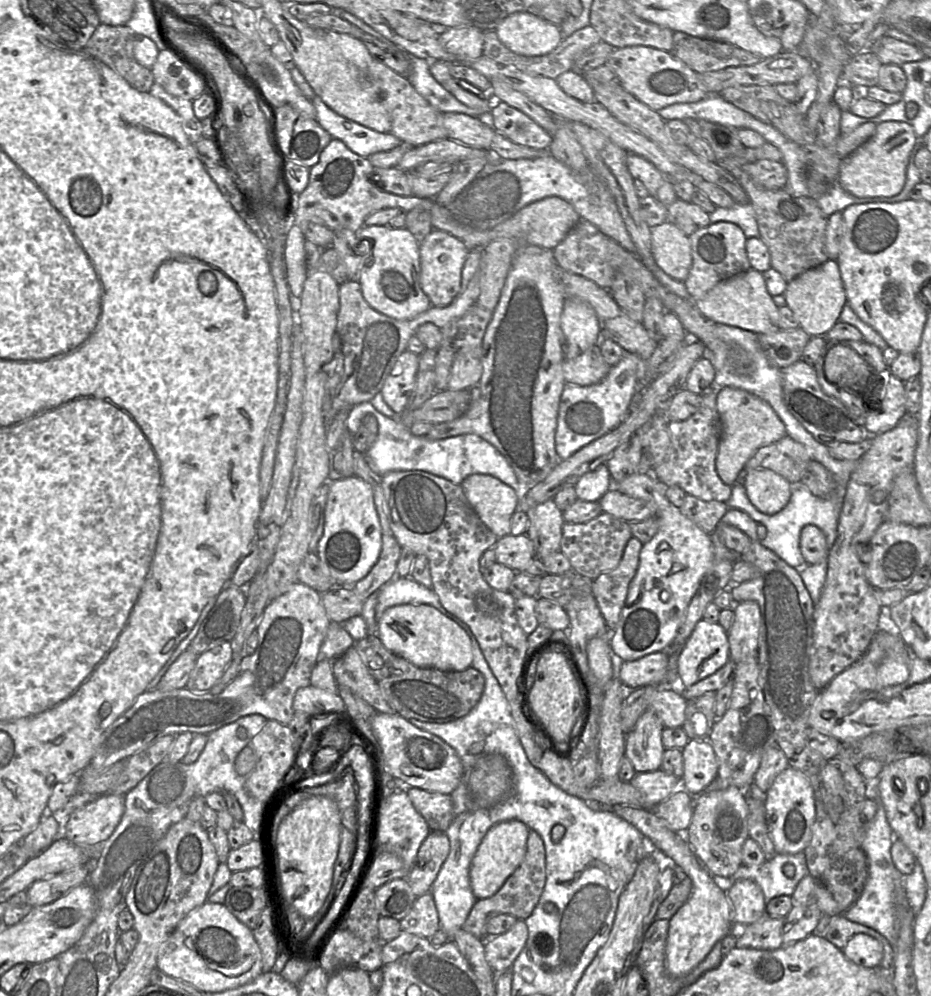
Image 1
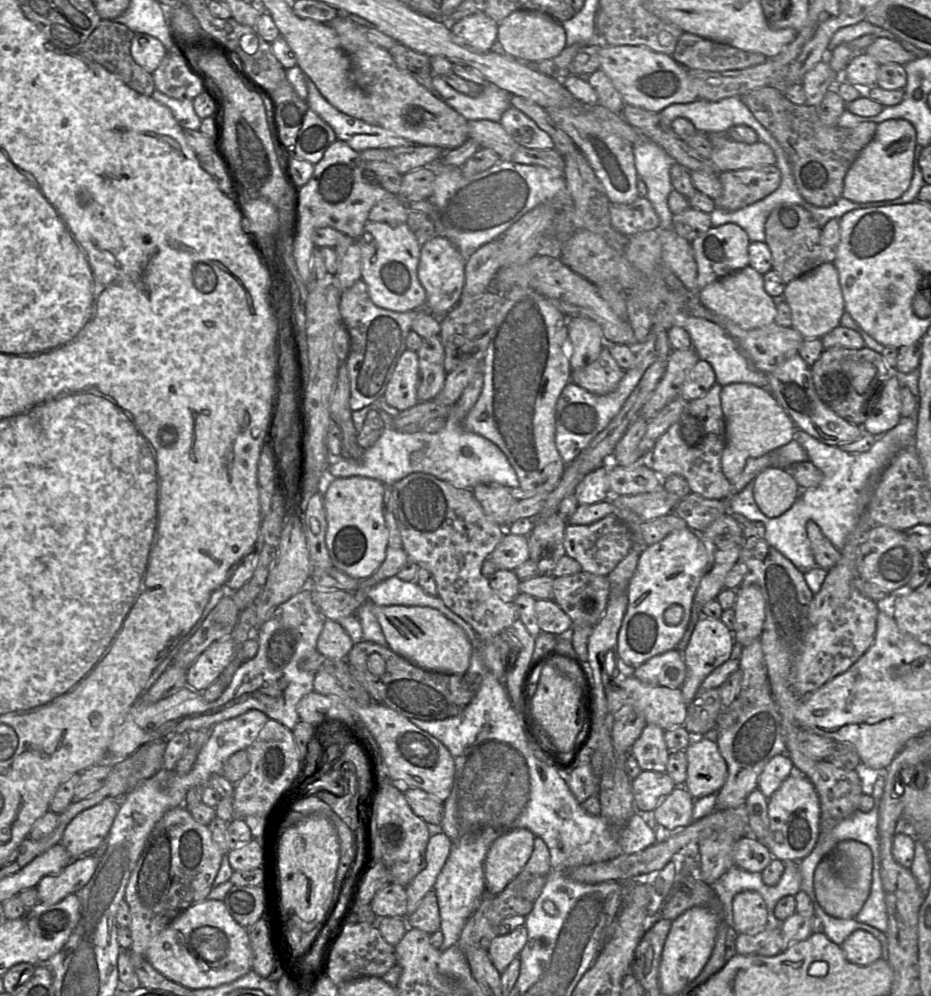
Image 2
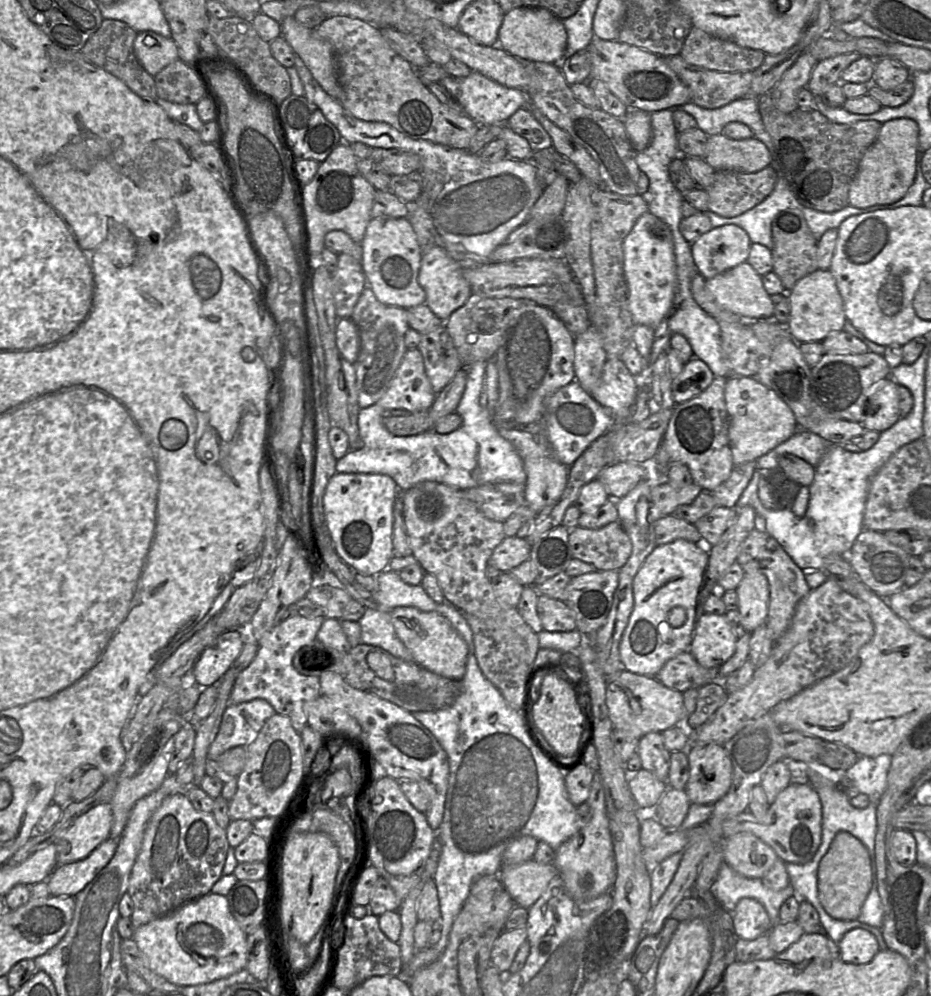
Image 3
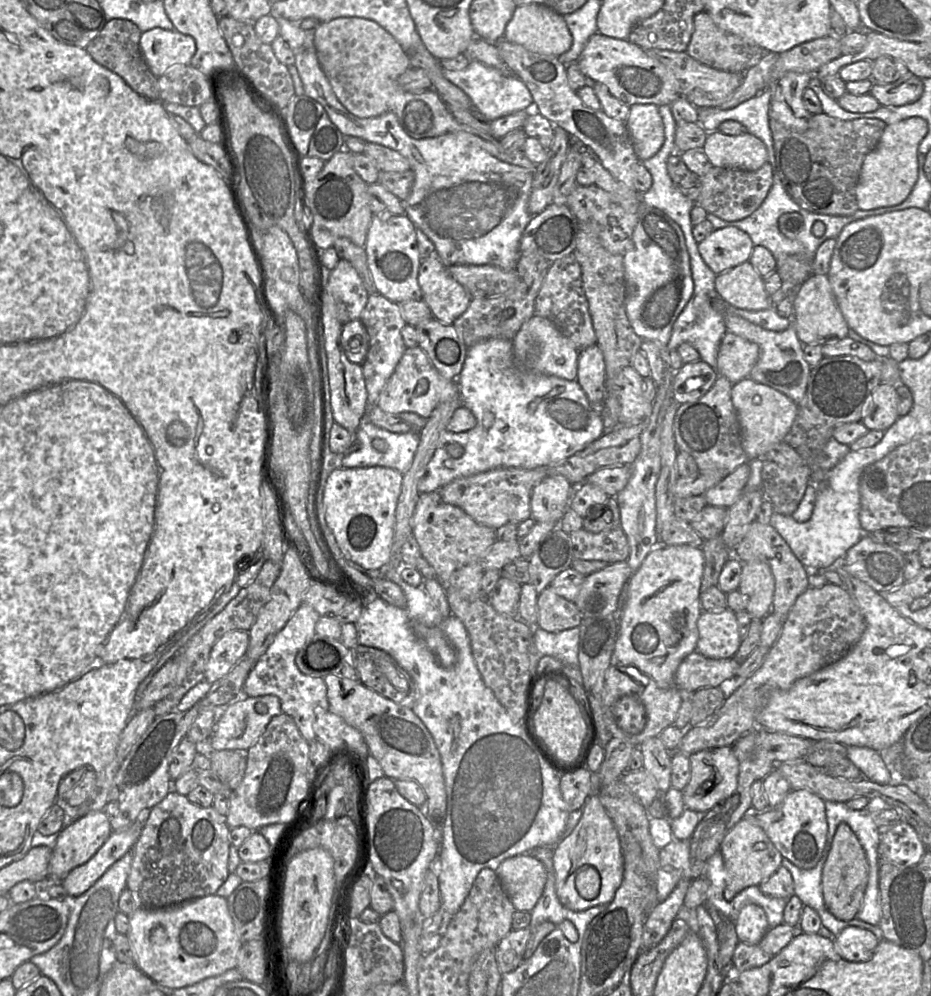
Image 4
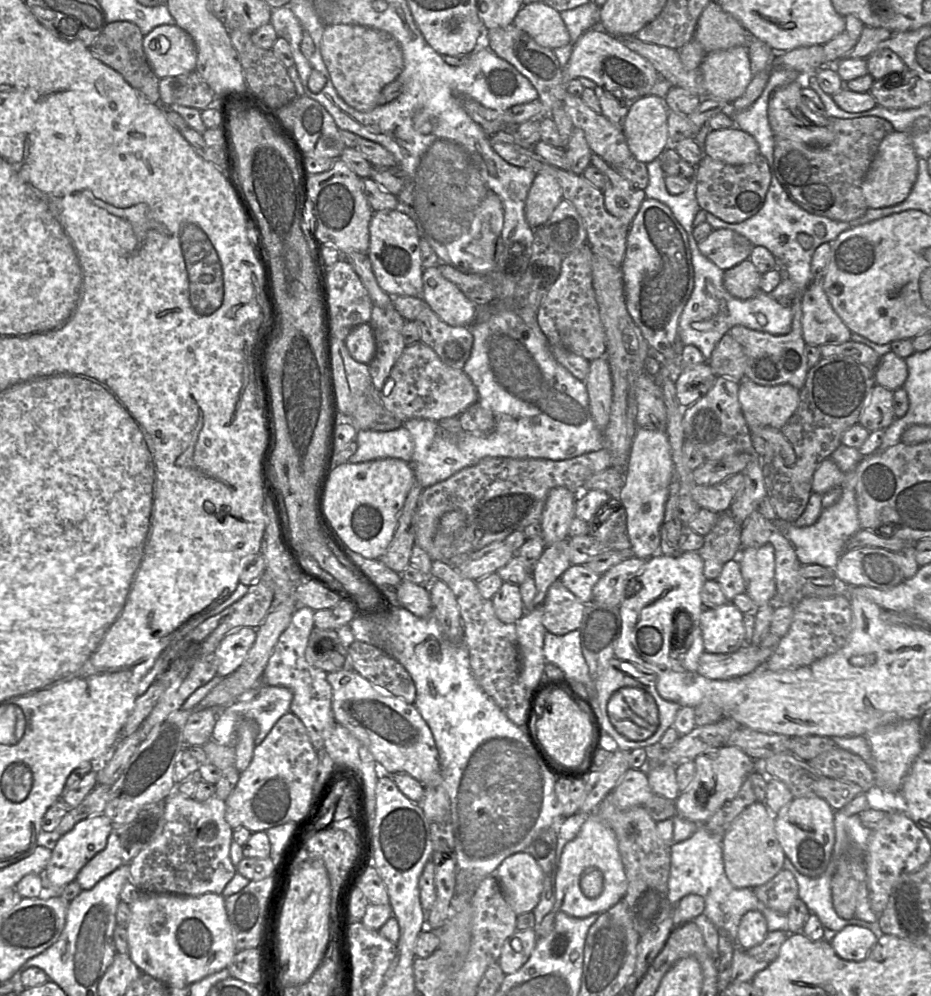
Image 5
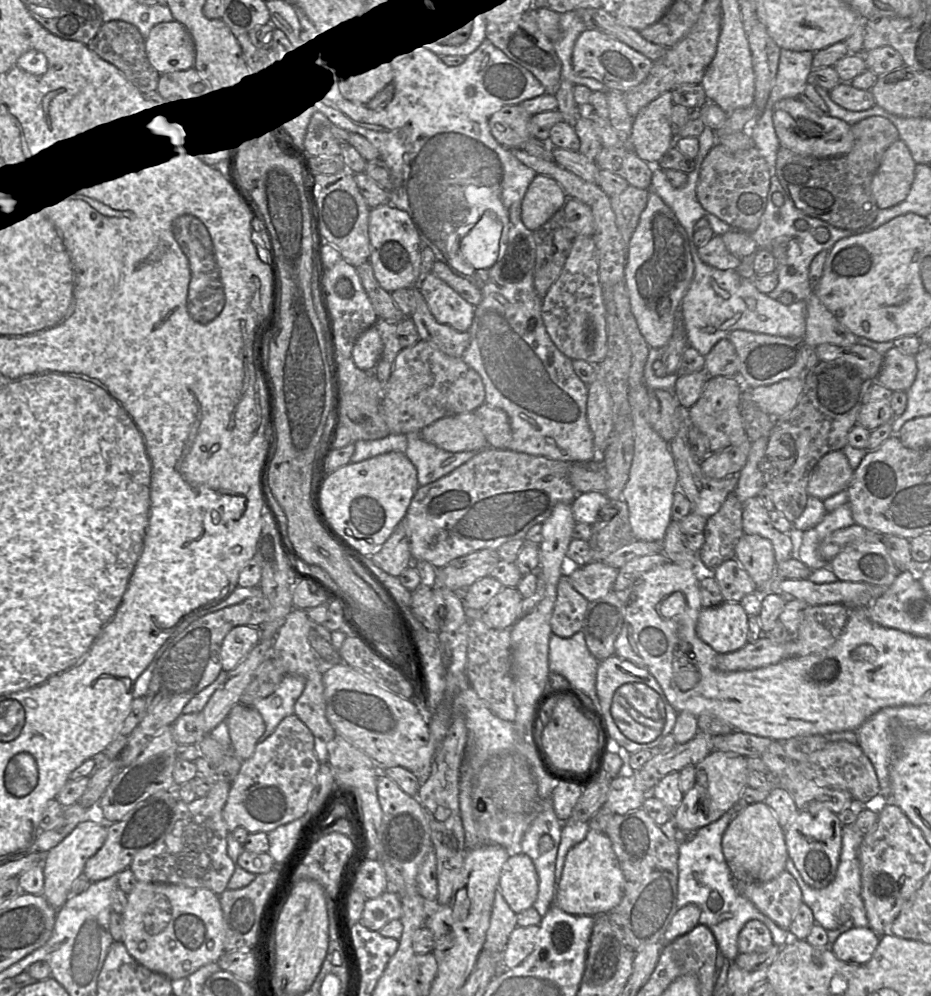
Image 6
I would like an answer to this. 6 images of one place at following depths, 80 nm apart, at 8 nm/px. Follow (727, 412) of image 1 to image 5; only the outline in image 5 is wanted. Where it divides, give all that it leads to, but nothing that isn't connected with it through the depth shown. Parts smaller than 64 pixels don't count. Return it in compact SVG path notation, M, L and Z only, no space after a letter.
M743 378L739 402L749 426L781 429L799 405L800 390L790 384L760 385Z

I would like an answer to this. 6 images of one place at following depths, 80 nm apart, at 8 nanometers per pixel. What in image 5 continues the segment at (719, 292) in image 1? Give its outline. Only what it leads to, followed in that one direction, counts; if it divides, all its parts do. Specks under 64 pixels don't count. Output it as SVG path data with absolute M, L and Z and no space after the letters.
M744 260L724 271L723 284L733 297L745 300L761 292L761 276L750 260Z

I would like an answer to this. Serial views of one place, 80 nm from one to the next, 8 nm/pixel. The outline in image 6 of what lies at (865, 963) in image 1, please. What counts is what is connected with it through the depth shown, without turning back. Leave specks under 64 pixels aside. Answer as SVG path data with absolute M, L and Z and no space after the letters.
M852 927L829 947L835 956L847 963L866 963L877 948L880 936L870 927Z

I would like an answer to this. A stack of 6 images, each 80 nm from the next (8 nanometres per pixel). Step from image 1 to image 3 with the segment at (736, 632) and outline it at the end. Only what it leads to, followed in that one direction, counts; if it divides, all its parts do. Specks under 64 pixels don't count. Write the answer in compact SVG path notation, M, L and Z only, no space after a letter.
M760 572L744 574L736 589L741 624L746 632L752 633L766 623L770 600L767 577Z

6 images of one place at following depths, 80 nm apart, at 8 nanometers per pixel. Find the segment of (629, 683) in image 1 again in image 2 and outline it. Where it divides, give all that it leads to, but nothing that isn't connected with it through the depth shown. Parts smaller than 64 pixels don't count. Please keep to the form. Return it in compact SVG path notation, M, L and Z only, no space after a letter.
M675 649L652 657L634 668L632 675L648 684L681 689L686 673L683 653Z

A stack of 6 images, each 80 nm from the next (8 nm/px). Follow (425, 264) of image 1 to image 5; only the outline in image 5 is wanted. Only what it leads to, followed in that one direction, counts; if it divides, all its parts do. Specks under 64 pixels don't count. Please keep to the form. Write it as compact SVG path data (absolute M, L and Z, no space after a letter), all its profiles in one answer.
M438 266L423 270L422 285L421 298L443 322L450 326L471 327L478 306L444 278Z

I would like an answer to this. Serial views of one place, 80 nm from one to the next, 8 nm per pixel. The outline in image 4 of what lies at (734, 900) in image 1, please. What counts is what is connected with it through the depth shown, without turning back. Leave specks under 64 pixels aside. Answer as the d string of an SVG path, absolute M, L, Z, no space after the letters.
M756 904L745 905L735 921L735 929L739 941L750 945L759 944L769 929L763 908Z

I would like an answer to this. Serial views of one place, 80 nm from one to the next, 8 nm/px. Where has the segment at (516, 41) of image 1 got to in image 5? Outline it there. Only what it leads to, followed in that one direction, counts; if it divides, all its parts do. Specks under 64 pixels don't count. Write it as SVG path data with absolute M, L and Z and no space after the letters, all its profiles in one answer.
M543 3L523 5L512 24L526 32L537 44L551 50L570 42L570 34L560 13Z

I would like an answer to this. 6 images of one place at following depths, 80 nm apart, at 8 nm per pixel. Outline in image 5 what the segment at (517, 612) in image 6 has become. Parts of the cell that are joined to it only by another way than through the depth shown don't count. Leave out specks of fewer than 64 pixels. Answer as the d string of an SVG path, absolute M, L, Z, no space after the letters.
M503 582L491 601L497 618L503 623L516 624L525 614L525 607L518 585Z

